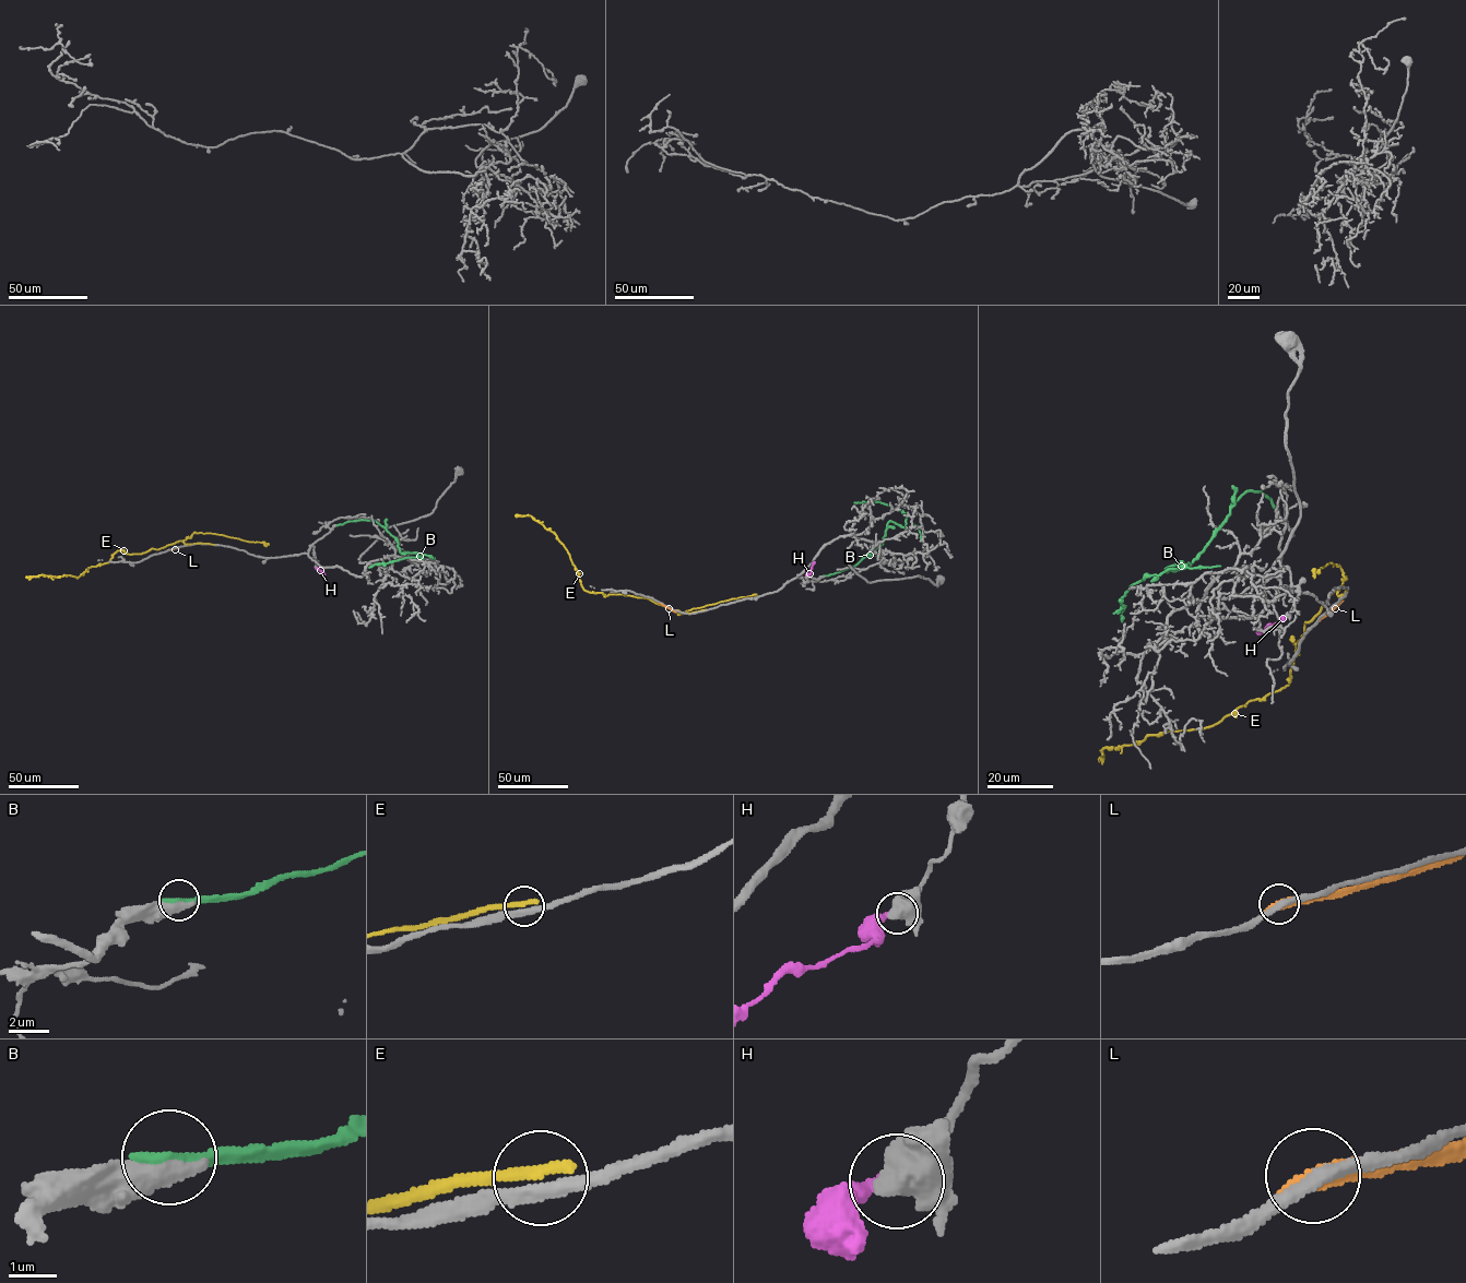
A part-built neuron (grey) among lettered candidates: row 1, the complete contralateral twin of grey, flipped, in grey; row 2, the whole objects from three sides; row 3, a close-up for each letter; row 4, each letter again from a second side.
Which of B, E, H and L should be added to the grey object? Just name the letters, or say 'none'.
none

